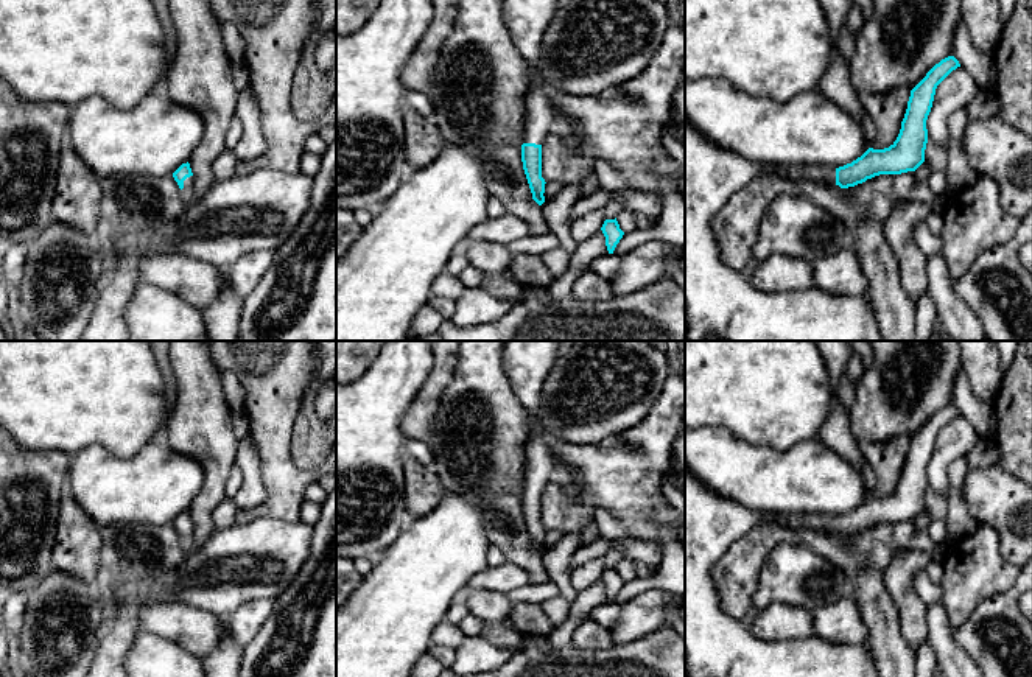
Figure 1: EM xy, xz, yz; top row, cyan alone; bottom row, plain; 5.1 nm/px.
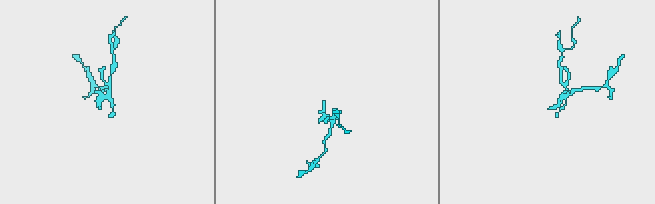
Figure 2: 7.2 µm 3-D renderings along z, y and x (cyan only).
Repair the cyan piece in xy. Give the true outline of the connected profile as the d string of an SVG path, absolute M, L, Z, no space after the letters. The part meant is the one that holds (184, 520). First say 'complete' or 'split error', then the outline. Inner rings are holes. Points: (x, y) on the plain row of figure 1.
split error; M182 512L174 521L174 529L177 531L181 537L181 545L185 552L193 551L193 521L190 517L190 512Z

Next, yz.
split error; M948 405L911 439L900 482L889 496L869 496L861 506L839 517L760 514L719 496L685 467L685 677L879 677L869 643L834 644L814 635L786 641L756 638L746 621L736 621L721 609L711 570L736 538L766 520L792 529L836 532L841 537L855 535L879 523L915 520L925 510L926 468L935 437L957 416L959 409Z

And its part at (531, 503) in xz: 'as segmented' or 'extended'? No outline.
extended

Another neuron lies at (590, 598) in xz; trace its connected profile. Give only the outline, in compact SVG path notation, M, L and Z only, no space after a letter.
M599 577L585 590L577 591L576 599L571 602L568 618L579 616L579 615L590 615L593 609L606 602L609 602L606 595L606 585L602 579Z

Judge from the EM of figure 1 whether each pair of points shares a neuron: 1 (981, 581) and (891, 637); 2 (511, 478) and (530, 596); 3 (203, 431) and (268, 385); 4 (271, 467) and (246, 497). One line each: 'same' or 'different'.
1: different
2: different
3: different
4: different

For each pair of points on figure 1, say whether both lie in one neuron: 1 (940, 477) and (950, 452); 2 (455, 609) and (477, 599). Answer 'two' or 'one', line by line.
1: one
2: two

